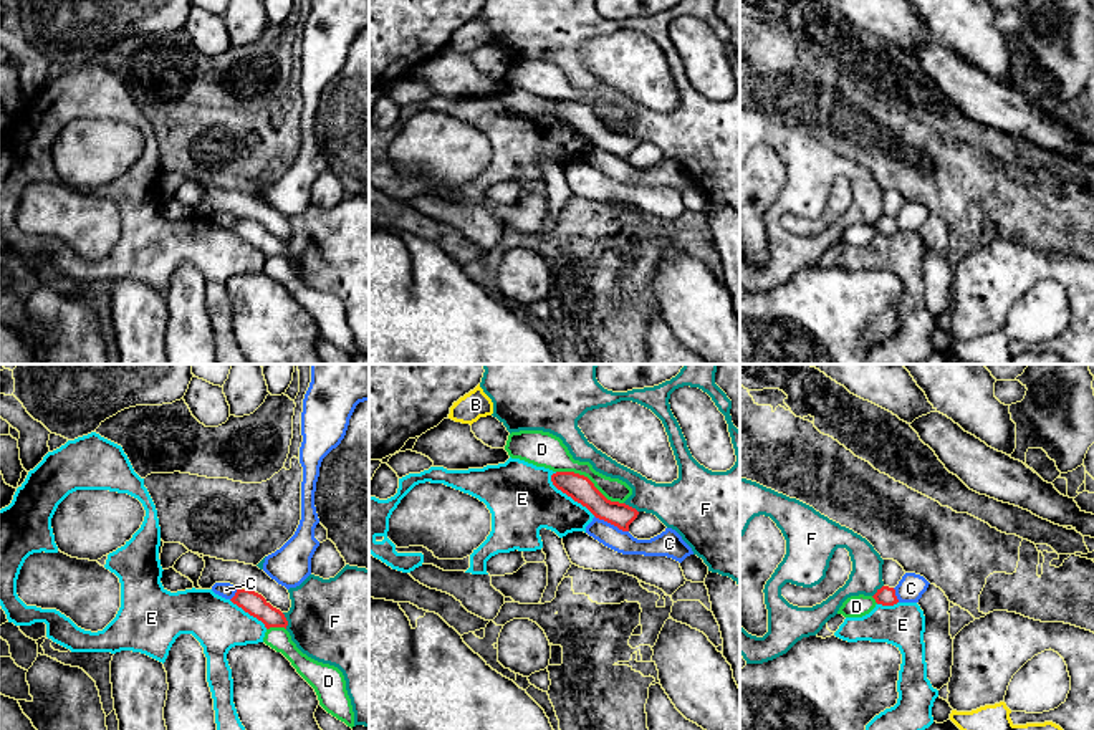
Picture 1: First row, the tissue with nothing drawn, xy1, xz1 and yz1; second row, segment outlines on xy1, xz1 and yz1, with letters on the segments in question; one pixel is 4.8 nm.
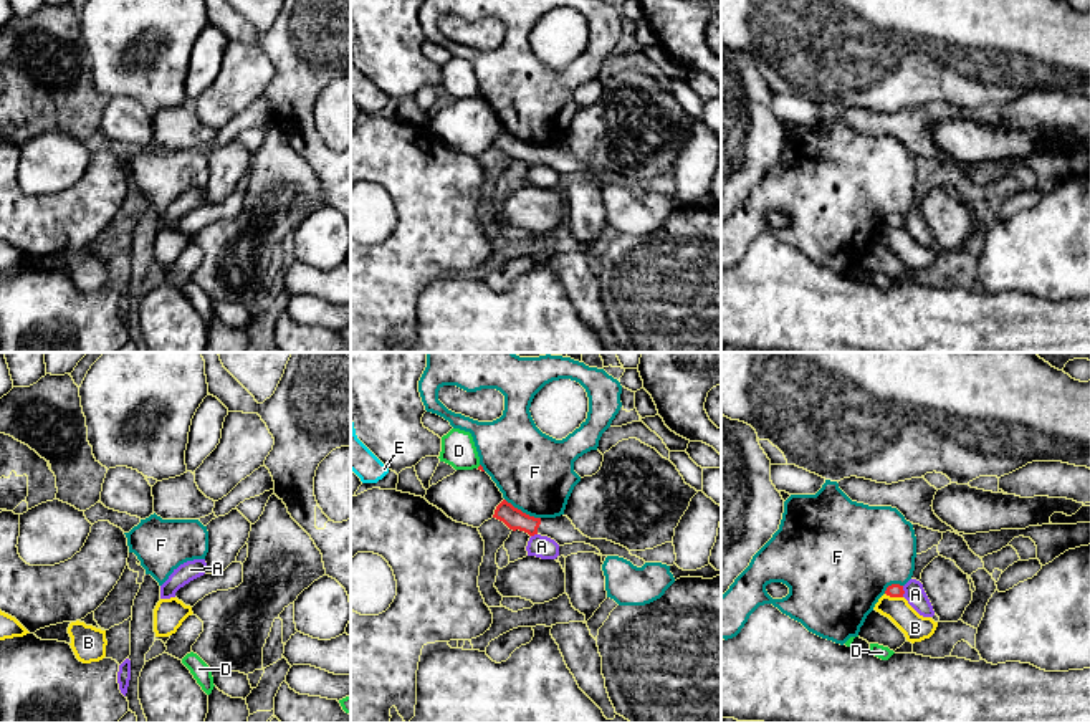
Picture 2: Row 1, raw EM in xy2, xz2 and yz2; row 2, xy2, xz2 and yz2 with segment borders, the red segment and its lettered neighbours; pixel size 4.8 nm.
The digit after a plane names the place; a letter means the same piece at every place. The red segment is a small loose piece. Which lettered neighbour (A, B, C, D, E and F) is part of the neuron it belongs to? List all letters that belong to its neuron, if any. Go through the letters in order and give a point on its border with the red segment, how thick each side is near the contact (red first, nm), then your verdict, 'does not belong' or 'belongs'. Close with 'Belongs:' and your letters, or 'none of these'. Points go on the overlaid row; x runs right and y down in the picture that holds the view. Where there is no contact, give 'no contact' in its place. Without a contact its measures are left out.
A: meets red in yz2 at (903, 591); 60 nm thick on the red side, 100 nm on the other; does not belong
B: meets red in yz2 at (893, 596); 60 nm thick on the red side, 130 nm on the other; does not belong
C: meets red in xz1 at (611, 523); 120 nm thick on the red side, 110 nm on the other; does not belong
D: meets red in xz1 at (590, 480); 120 nm thick on the red side, 160 nm on the other; does not belong
E: meets red in xz1 at (570, 495); 120 nm thick on the red side, 340 nm on the other; does not belong
F: meets red in xz2 at (521, 512); 100 nm thick on the red side, 380 nm on the other; does not belong
Belongs: none of these

